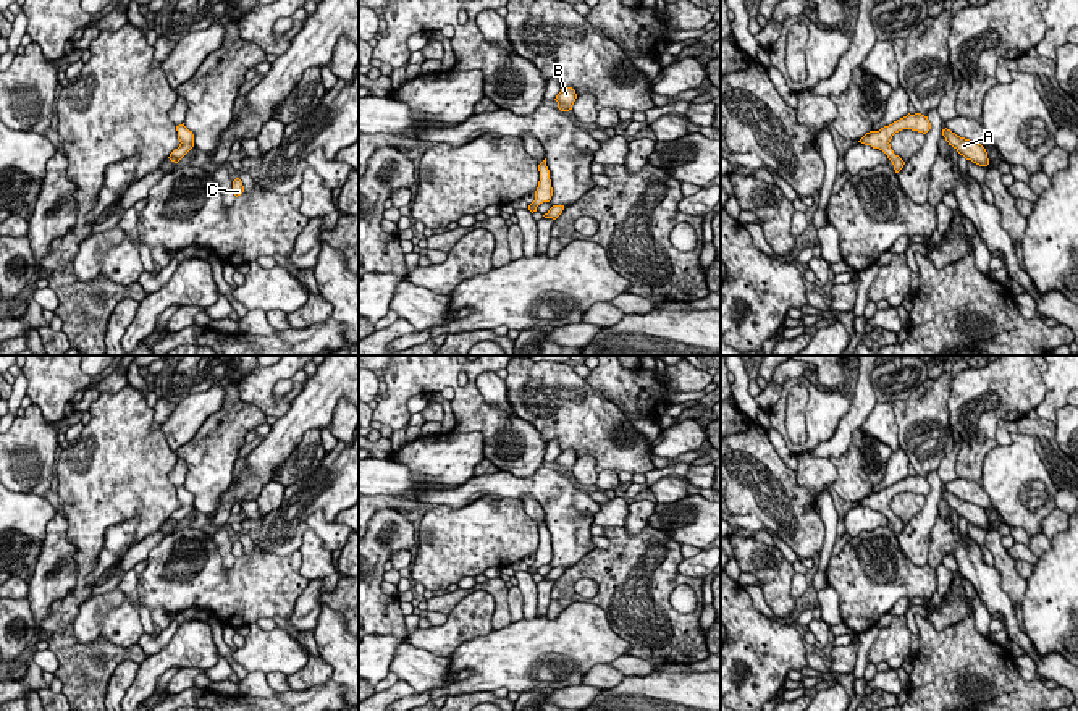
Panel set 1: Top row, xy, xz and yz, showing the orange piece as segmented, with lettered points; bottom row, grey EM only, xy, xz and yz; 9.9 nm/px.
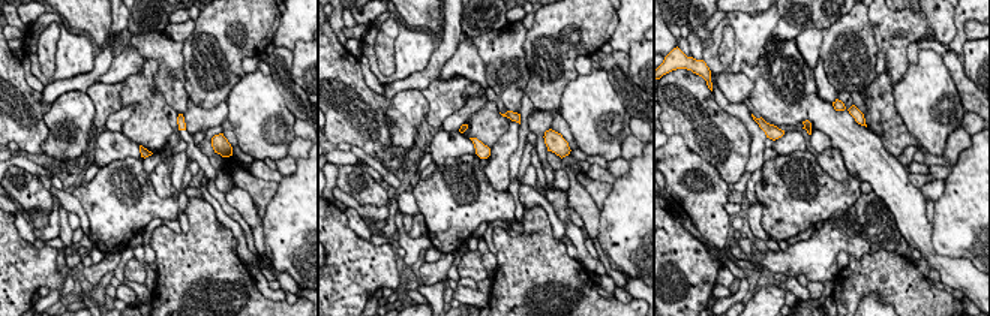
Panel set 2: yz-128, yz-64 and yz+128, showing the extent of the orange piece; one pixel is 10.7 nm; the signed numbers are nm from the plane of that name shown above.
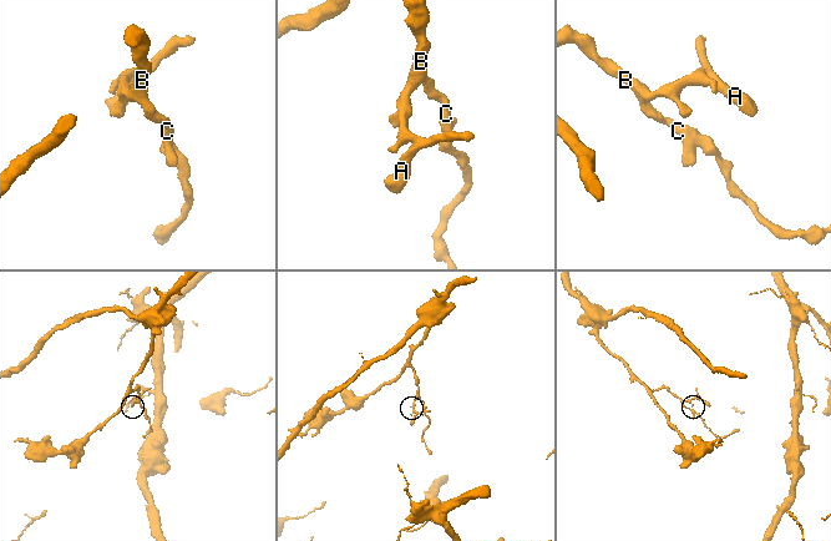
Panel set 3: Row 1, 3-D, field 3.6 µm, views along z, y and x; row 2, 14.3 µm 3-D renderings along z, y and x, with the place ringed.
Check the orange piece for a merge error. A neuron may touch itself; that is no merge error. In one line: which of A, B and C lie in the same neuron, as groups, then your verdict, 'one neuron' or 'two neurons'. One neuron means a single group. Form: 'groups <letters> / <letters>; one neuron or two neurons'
groups A / B C; two neurons

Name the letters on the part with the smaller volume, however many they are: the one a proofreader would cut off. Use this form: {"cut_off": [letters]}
{"cut_off": ["A"]}

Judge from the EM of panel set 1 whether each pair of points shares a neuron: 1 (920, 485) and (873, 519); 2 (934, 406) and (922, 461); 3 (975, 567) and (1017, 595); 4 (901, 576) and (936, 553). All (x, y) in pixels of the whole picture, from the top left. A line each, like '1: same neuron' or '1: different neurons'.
1: different neurons
2: same neuron
3: different neurons
4: different neurons

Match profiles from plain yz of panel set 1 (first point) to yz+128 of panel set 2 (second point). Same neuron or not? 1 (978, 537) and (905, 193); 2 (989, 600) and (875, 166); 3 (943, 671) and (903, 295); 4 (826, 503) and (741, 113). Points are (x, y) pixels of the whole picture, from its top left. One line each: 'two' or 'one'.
1: two
2: one
3: one
4: one

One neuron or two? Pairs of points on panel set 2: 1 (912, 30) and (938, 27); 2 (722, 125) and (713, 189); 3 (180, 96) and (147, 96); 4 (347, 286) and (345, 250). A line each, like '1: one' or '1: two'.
1: one
2: two
3: two
4: one

